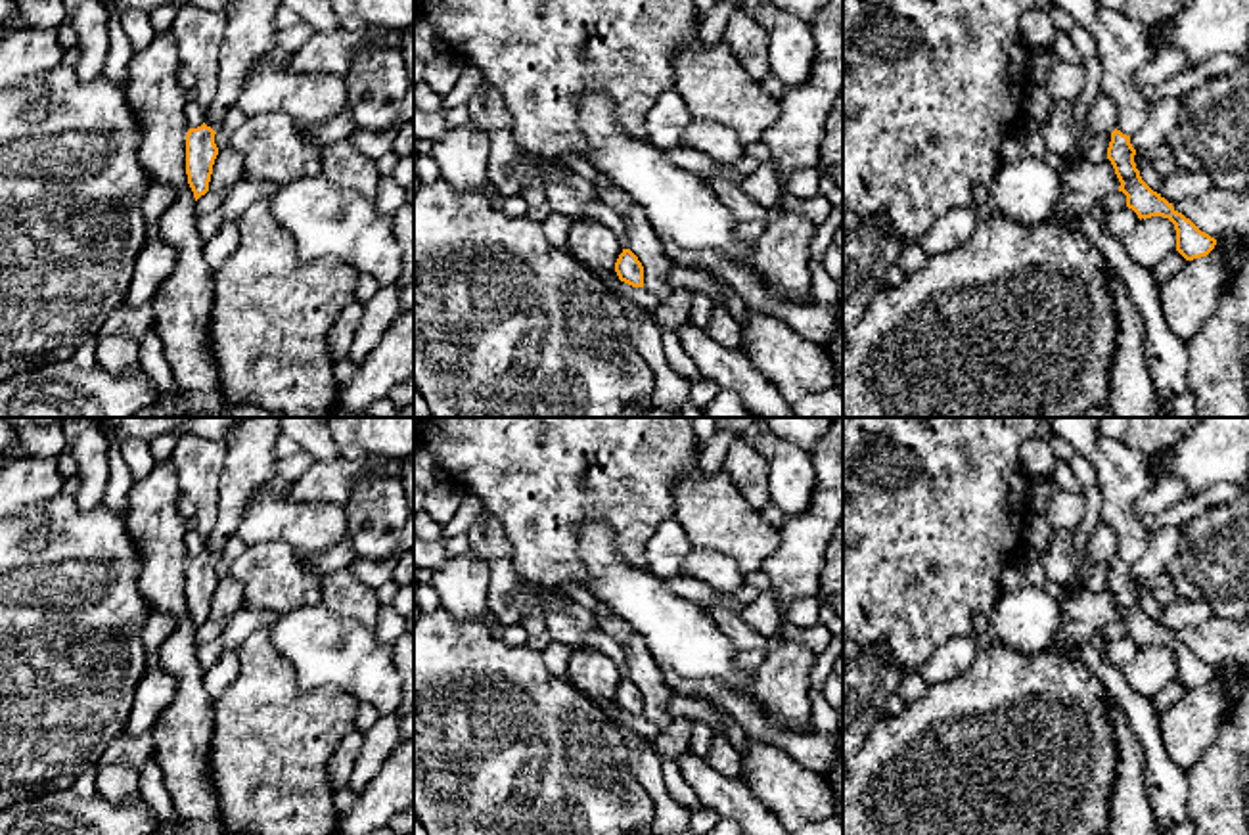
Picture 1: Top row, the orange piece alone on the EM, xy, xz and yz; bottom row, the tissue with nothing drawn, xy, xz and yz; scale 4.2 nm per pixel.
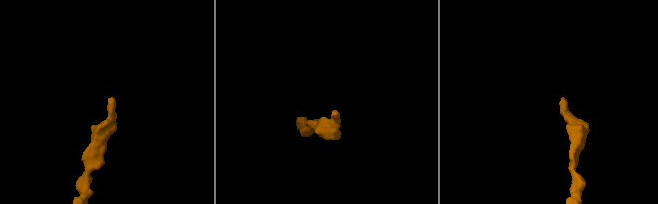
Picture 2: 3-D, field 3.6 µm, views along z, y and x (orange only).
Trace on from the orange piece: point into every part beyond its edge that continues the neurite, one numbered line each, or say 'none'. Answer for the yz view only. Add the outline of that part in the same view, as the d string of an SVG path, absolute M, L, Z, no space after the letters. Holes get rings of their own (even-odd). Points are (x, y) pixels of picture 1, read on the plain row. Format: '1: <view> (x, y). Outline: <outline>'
1: yz (1121, 475). Outline: M1052 418L1050 425L1075 454L1096 467L1101 492L1101 521L1117 532L1117 559L1134 565L1146 552L1147 530L1136 519L1132 506L1151 488L1146 458L1132 454L1123 442L1100 437L1103 418Z

